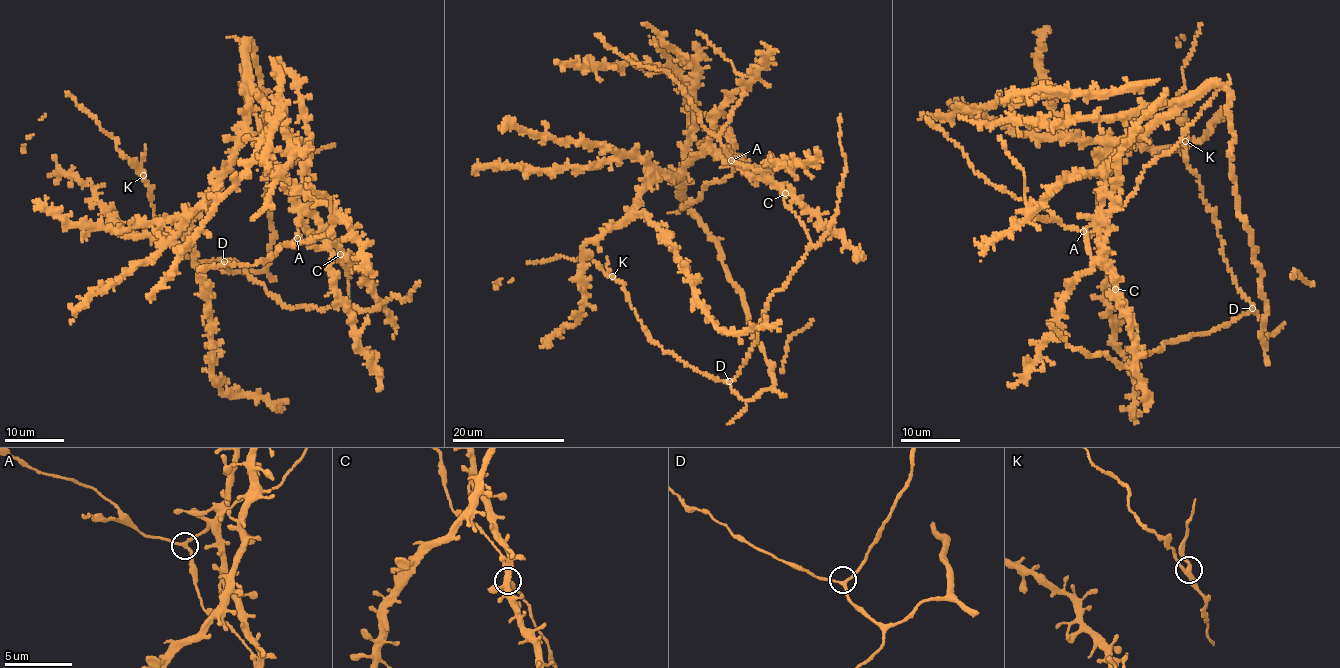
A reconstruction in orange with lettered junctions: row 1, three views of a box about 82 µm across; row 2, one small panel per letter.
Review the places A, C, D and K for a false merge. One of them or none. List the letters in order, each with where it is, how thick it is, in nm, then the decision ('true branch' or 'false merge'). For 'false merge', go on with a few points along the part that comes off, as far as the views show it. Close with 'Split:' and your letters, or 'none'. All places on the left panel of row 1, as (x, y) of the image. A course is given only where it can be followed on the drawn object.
A: place (297, 238); calibre 200 nm; true branch
C: place (340, 254); calibre 280 nm; true branch
D: place (224, 261); calibre 200 nm; true branch
K: place (143, 175); calibre 260 nm; false merge; course (143, 175), (141, 163), (146, 144)
Split: K

